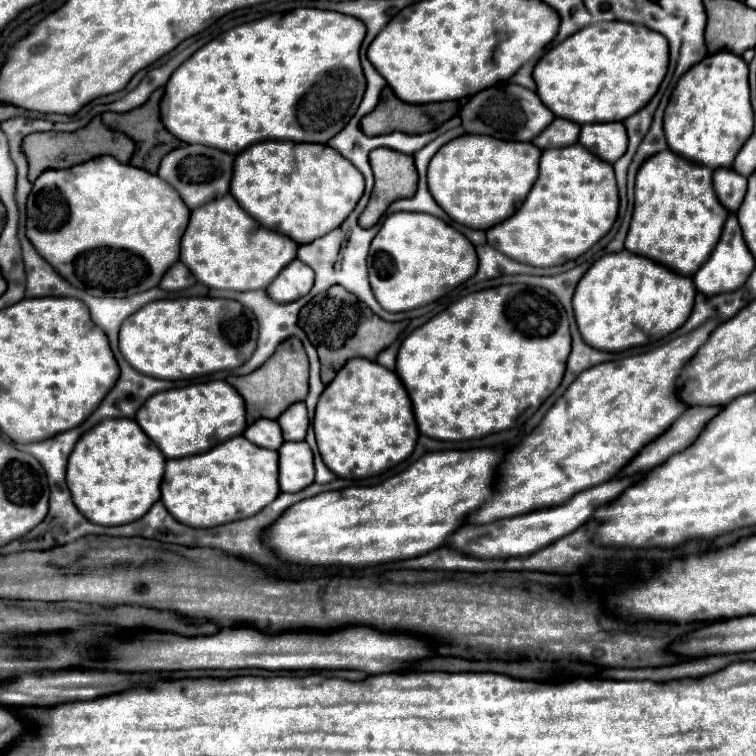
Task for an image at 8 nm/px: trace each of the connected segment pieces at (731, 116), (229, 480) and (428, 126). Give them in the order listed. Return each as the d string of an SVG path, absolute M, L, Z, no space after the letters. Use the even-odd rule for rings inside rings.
M730 51L708 55L684 73L664 113L664 135L670 151L710 169L730 169L740 145L752 135L752 127L748 65Z
M242 435L232 437L208 453L184 459L168 459L162 489L162 503L176 521L190 527L218 527L238 519L252 517L280 493L278 487L278 453L256 447Z
M384 89L380 105L368 113L362 119L362 131L366 135L384 135L384 133L392 133L392 131L402 131L408 135L418 135L418 133L428 133L436 127L440 127L442 123L446 123L448 119L452 119L454 115L458 115L460 103L458 101L442 101L442 103L428 103L428 105L408 105L404 101L400 101L392 89Z

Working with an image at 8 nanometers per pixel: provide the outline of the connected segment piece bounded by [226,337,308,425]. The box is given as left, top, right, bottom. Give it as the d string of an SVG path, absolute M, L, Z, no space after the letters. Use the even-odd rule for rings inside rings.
M290 337L278 345L276 353L260 369L244 377L232 375L226 381L244 397L248 425L258 421L260 417L278 419L290 405L304 401L308 395L308 357L300 339Z

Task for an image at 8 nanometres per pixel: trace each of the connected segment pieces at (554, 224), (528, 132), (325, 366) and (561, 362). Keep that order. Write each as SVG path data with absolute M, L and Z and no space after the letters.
M580 143L546 149L540 159L540 177L522 207L486 231L488 245L532 267L554 267L572 261L600 241L618 215L618 187L610 163L600 161Z
M506 83L476 93L460 109L460 119L466 133L472 135L488 135L504 141L532 141L538 133L542 133L552 123L554 113L540 101L540 97L534 91L524 89L522 85Z
M340 285L330 287L326 293L320 293L310 299L300 311L298 325L304 329L308 339L316 345L320 363L322 363L322 381L328 385L340 367L352 359L352 357L366 357L376 359L380 351L384 351L390 343L396 341L396 337L402 333L402 329L408 325L408 321L400 323L388 323L374 315L360 299L356 299L350 291L346 291Z
M502 285L470 293L414 329L400 345L396 373L412 399L414 417L422 435L440 441L480 439L530 419L560 385L568 353L570 325L560 301L542 287Z

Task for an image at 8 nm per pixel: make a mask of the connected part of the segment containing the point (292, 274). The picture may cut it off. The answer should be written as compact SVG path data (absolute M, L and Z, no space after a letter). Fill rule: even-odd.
M294 259L288 267L284 267L278 273L278 277L270 283L266 291L276 303L290 303L308 295L312 285L314 285L314 271L300 259Z

